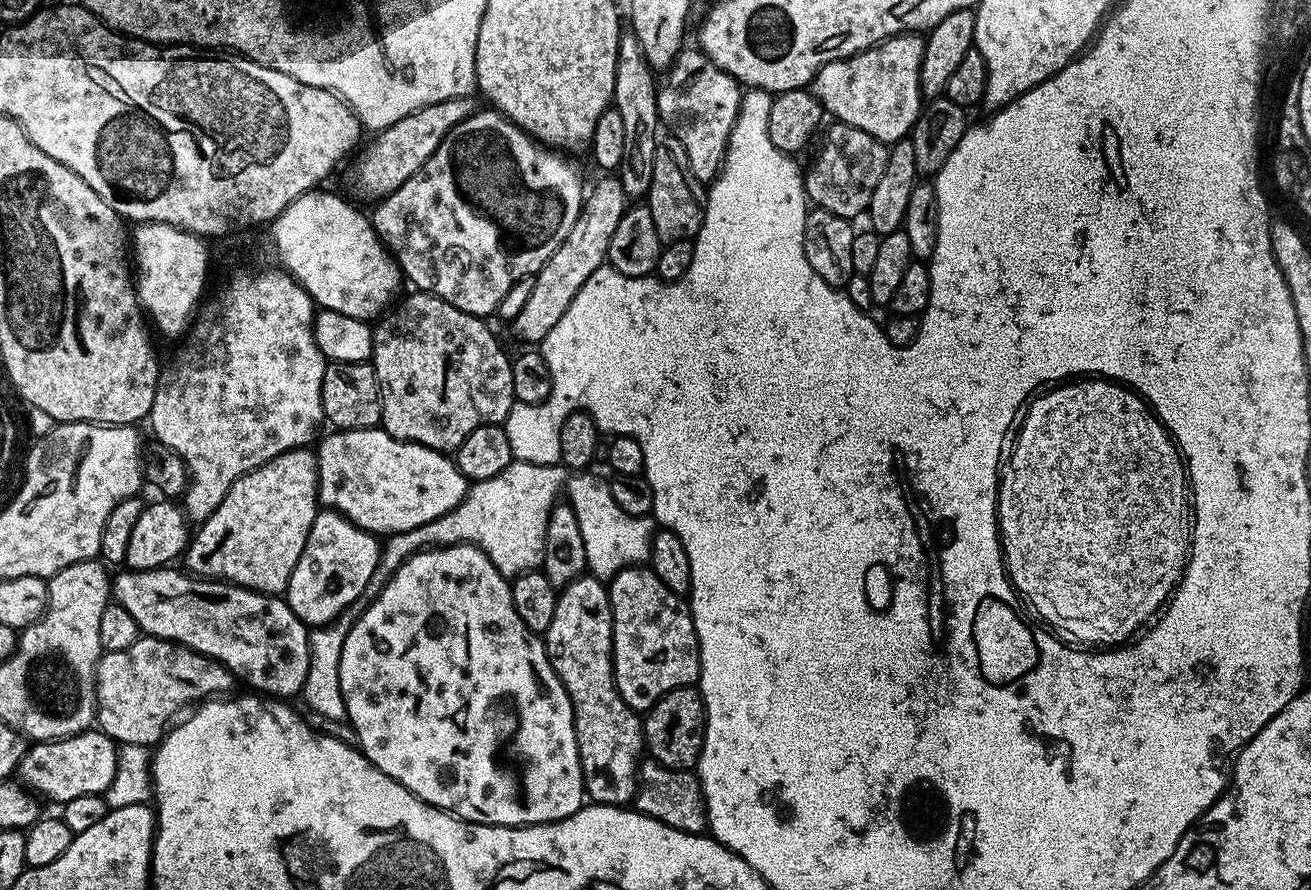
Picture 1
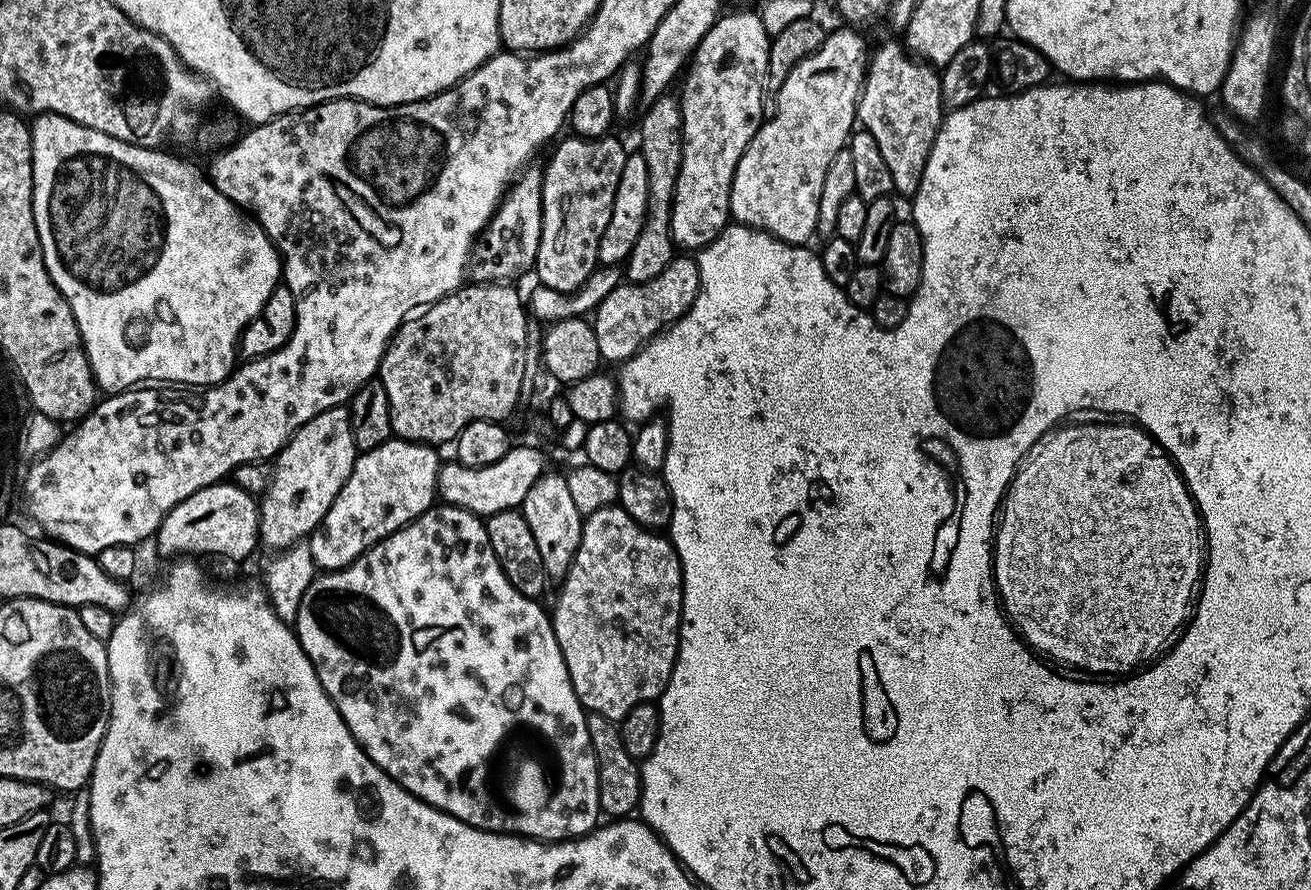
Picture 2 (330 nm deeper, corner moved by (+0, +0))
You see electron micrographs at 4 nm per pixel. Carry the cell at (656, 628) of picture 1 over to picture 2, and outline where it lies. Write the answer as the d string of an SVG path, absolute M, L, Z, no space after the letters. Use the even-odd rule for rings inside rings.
M619 506L594 510L594 514L583 517L584 529L580 535L580 545L572 559L572 565L564 579L559 581L560 593L556 596L556 605L550 608L552 629L556 642L562 650L562 658L566 662L566 670L570 674L570 682L574 686L574 694L580 699L580 705L588 712L597 712L607 720L619 722L634 706L659 701L664 687L670 682L672 671L676 665L676 655L680 649L680 611L684 605L684 569L680 567L680 559L676 548L667 535L651 528L644 528L626 510Z

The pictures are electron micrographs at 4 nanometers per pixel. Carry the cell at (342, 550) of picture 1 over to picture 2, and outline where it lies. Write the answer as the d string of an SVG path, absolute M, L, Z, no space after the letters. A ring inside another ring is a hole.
M393 438L382 446L378 446L369 452L360 452L356 458L356 464L352 467L350 478L342 486L338 498L330 506L326 518L312 531L307 541L310 546L310 554L314 554L314 562L317 569L325 572L336 572L354 563L357 558L378 542L382 542L390 534L417 520L424 512L433 507L438 496L436 483L442 457L431 444L416 444L412 440Z

